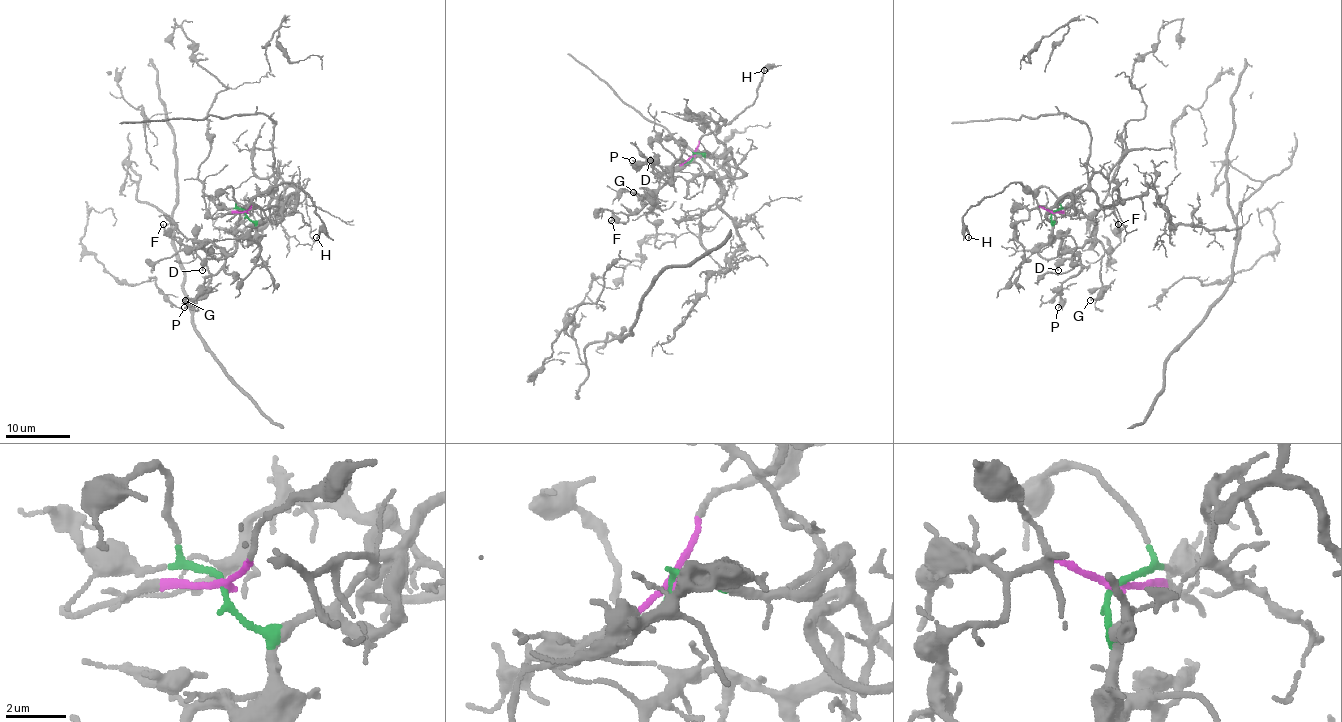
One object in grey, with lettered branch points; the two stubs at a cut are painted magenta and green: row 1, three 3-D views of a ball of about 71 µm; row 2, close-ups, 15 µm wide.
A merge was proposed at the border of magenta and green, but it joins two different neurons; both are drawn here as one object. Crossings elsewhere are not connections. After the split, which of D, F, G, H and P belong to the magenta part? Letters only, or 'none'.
H

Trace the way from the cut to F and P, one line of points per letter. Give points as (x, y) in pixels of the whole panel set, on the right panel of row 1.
F: (1053, 212), (1051, 233), (1061, 239), (1059, 252), (1096, 239), (1109, 252), (1121, 241), (1117, 223)
P: (1053, 212), (1051, 233), (1061, 239), (1059, 252), (1074, 252), (1080, 264), (1080, 270), (1062, 283), (1058, 308)

